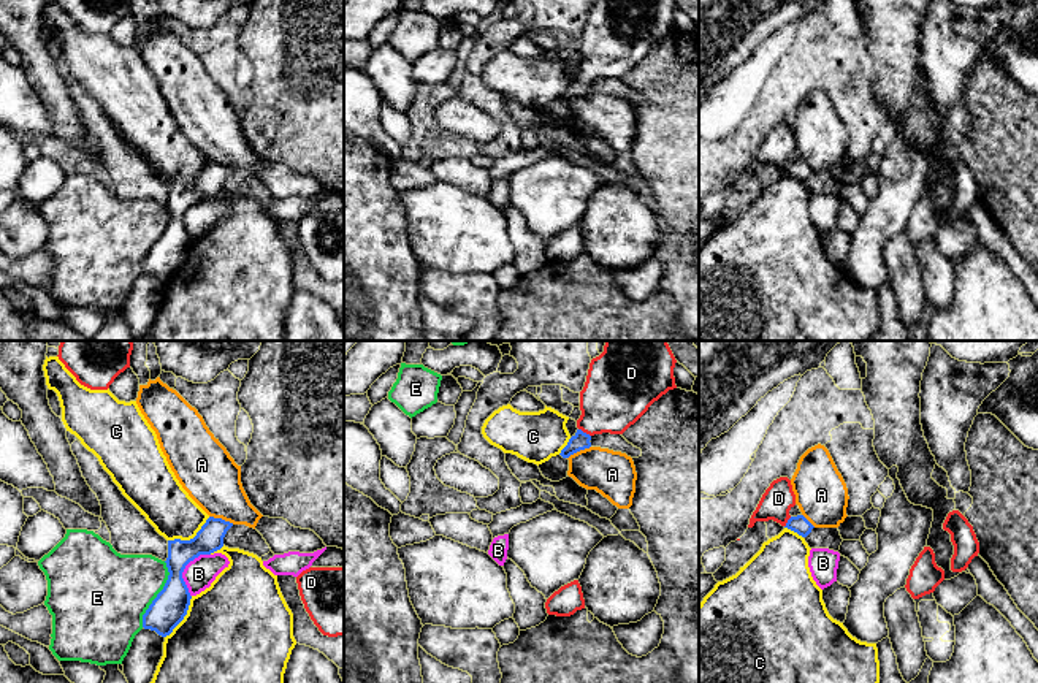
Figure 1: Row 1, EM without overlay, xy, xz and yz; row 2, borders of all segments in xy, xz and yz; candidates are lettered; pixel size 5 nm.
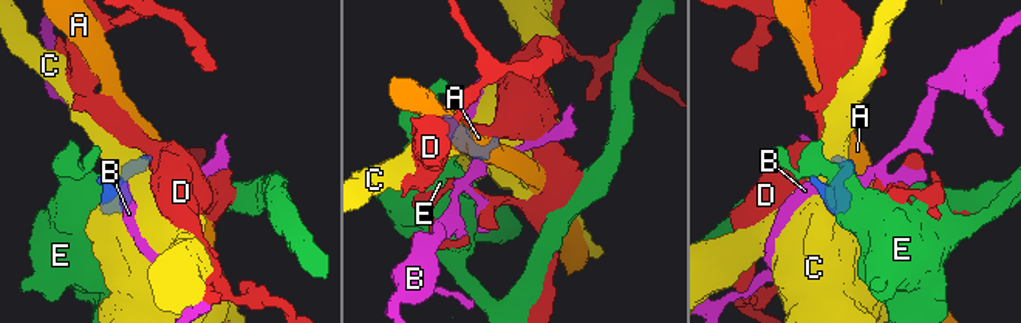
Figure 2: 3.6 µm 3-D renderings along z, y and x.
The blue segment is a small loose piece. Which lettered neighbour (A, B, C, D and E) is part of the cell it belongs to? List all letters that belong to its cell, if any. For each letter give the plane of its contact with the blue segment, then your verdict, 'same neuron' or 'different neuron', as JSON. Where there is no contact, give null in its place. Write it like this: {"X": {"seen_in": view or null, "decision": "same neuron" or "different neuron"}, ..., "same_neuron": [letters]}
{"A": {"seen_in": "xy", "decision": "different neuron"}, "B": {"seen_in": "xy", "decision": "different neuron"}, "C": {"seen_in": "xy", "decision": "different neuron"}, "D": {"seen_in": "xz", "decision": "same neuron"}, "E": {"seen_in": "xy", "decision": "different neuron"}, "same_neuron": ["D"]}

